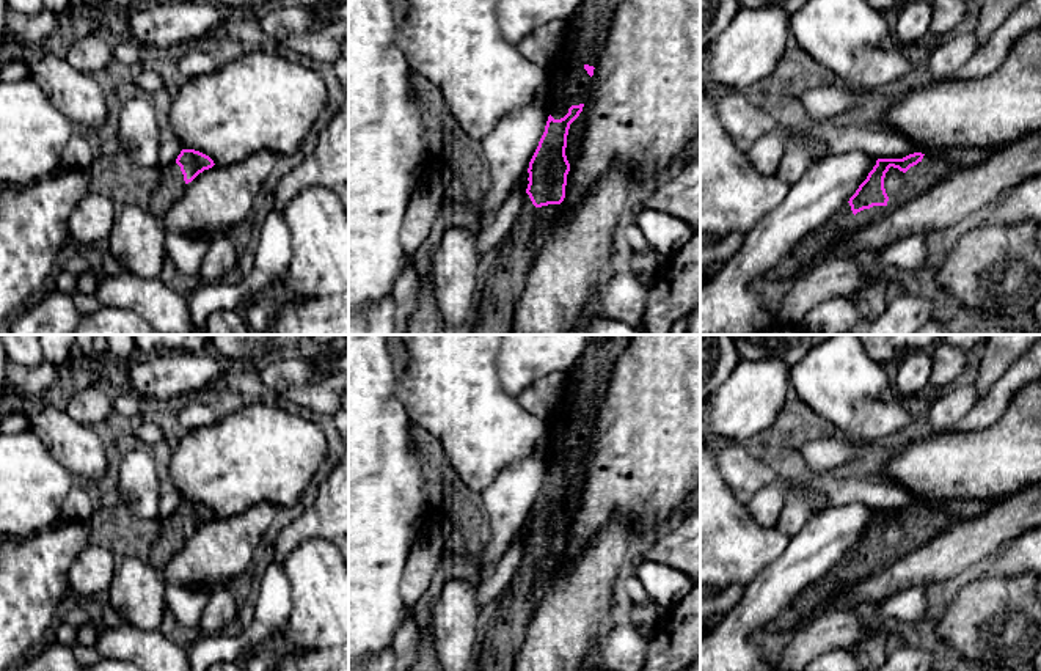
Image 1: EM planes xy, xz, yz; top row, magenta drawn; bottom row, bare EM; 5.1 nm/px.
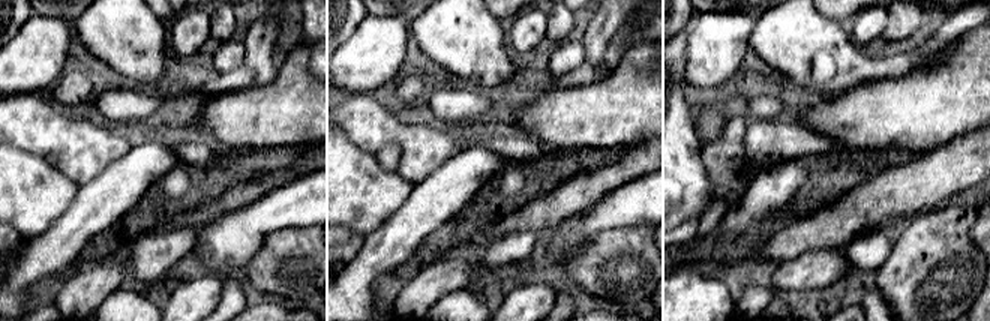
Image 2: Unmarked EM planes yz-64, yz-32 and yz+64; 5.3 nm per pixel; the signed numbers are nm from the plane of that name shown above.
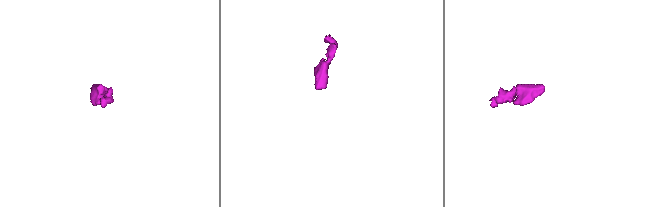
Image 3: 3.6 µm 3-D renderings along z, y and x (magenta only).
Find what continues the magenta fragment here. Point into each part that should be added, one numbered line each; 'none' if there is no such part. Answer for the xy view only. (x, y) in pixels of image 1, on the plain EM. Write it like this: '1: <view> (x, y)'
1: xy (170, 541)

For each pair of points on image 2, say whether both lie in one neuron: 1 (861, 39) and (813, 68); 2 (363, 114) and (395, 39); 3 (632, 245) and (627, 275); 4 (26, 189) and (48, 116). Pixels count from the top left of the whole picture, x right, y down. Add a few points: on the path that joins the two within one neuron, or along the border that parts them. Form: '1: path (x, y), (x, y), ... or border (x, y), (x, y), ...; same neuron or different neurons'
1: border (849, 33), (866, 51); different neurons
2: border (380, 93), (348, 93), (342, 98); different neurons
3: path (630, 252), (627, 267); same neuron
4: border (15, 144), (44, 156); different neurons

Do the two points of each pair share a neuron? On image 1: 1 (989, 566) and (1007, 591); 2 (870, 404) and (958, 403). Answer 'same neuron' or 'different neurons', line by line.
1: different neurons
2: same neuron

